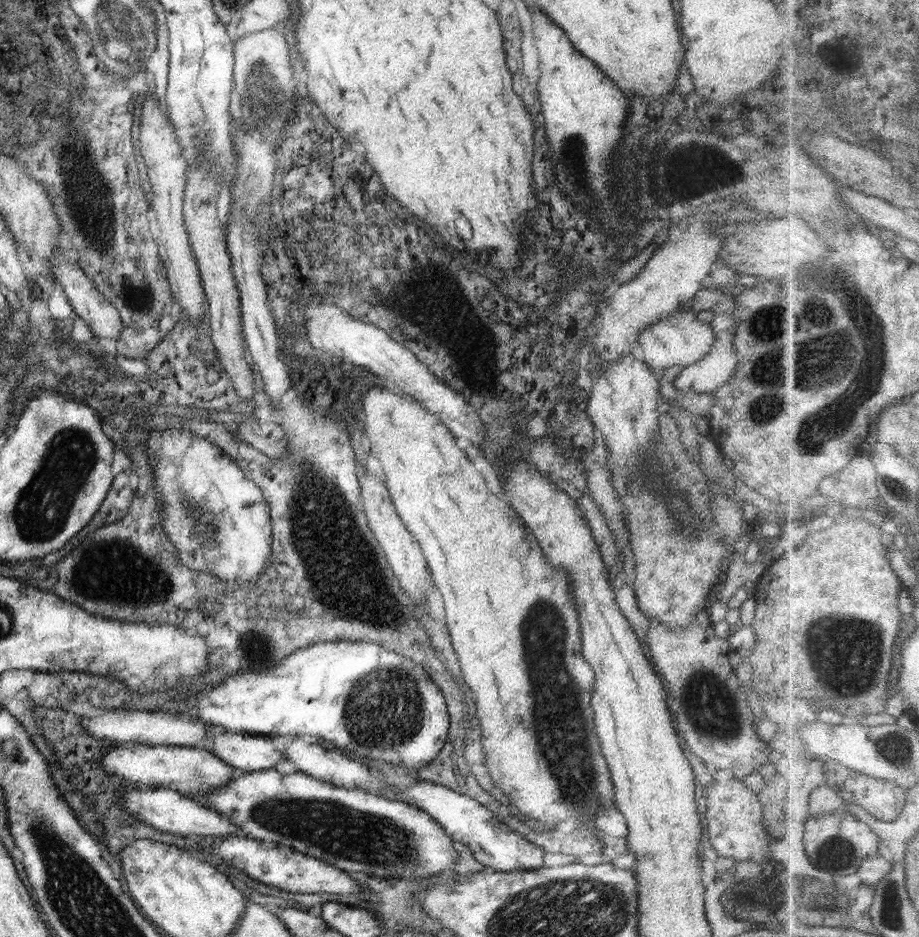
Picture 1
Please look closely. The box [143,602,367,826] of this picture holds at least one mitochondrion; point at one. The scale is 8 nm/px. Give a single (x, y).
(252, 644)

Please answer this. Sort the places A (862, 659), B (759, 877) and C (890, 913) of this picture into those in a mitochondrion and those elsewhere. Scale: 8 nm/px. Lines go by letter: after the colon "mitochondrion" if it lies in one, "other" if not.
A: mitochondrion
B: other
C: mitochondrion

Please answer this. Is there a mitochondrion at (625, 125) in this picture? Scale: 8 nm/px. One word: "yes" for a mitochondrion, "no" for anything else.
no

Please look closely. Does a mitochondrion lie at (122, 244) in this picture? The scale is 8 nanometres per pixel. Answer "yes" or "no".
no

